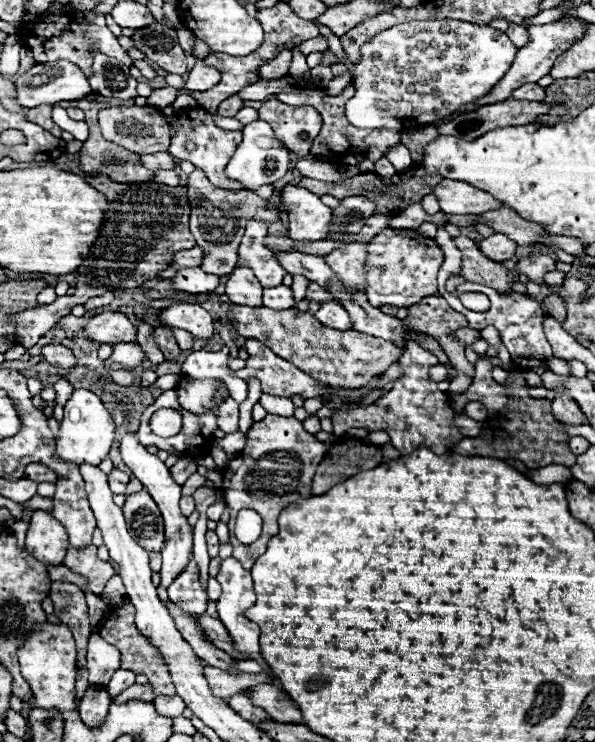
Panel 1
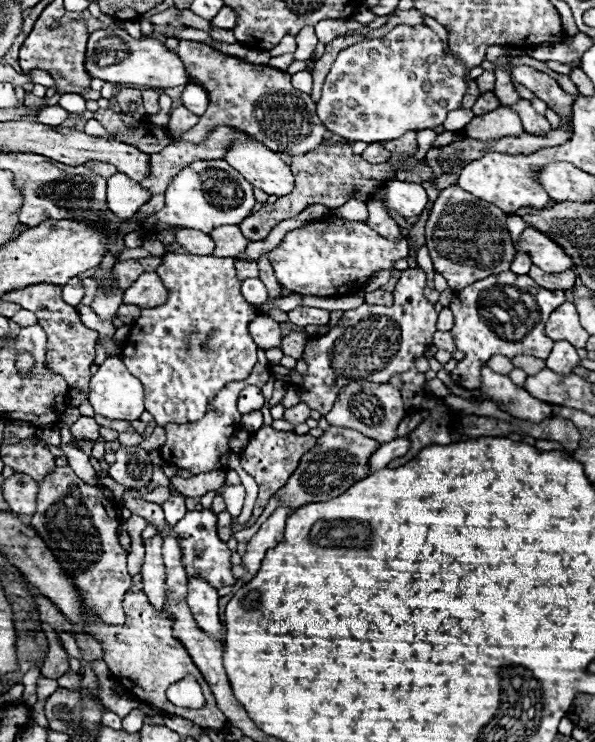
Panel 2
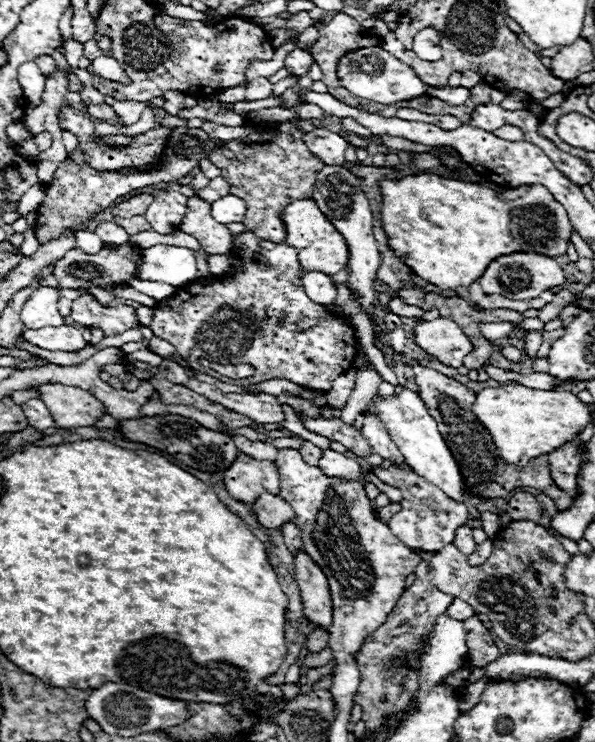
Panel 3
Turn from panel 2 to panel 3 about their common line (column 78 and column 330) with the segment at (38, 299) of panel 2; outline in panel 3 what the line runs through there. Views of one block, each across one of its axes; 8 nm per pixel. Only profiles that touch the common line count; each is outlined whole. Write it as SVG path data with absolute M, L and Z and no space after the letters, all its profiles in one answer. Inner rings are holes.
M252 232L240 236L238 242L242 244L242 252L236 254L240 258L236 270L216 278L194 280L154 306L150 324L154 336L170 342L194 370L222 382L228 382L228 378L212 368L200 366L198 360L252 364L256 374L252 378L234 380L232 384L238 386L282 378L314 392L328 392L334 380L354 366L358 340L352 326L344 318L328 316L320 304L306 296L298 276L304 270L300 268L292 246L286 242L262 242ZM282 314L286 316L286 324L280 326L278 318ZM300 318L320 318L320 324L302 332L298 328Z

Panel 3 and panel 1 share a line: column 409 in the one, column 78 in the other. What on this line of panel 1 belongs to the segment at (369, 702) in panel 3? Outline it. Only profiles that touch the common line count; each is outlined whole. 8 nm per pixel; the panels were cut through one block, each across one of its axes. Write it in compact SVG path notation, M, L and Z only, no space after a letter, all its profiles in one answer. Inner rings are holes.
M52 582L50 598L54 602L54 614L70 628L76 648L78 648L78 678L76 678L76 702L82 700L88 690L88 672L86 672L86 646L88 636L92 634L88 622L88 606L84 600L84 592L68 582Z

